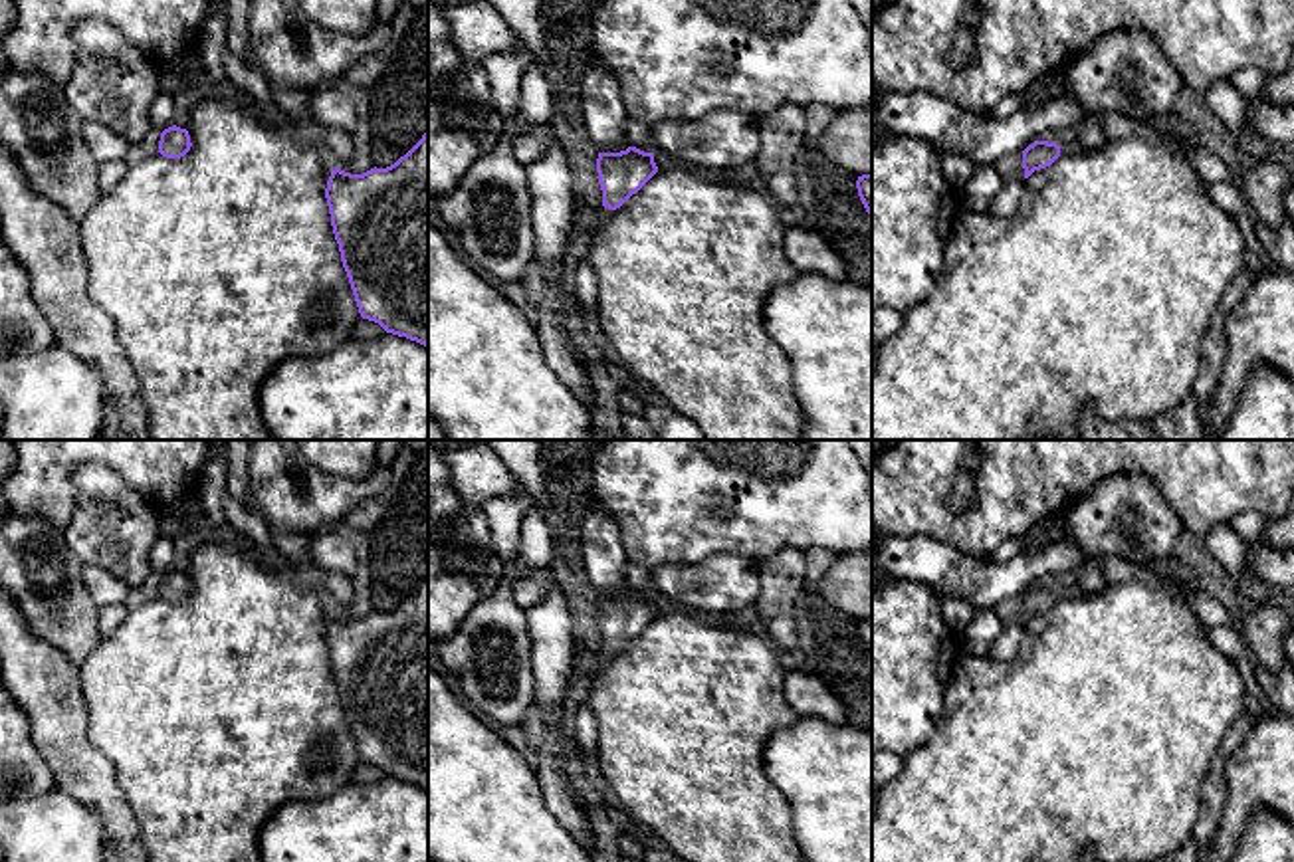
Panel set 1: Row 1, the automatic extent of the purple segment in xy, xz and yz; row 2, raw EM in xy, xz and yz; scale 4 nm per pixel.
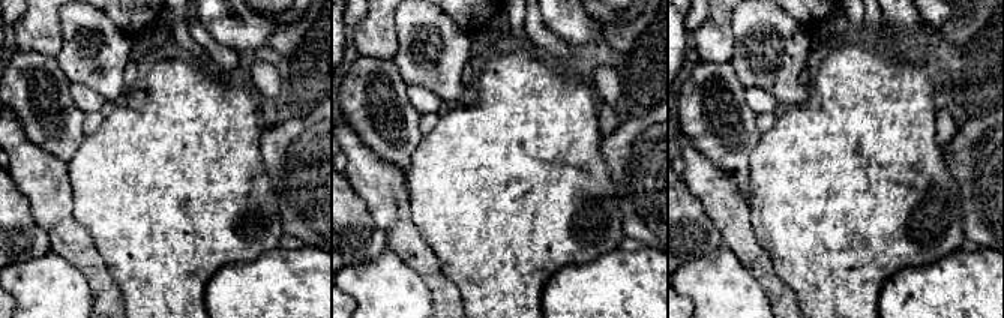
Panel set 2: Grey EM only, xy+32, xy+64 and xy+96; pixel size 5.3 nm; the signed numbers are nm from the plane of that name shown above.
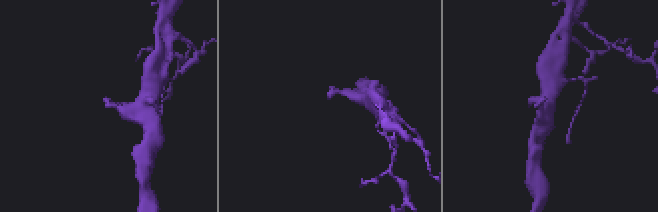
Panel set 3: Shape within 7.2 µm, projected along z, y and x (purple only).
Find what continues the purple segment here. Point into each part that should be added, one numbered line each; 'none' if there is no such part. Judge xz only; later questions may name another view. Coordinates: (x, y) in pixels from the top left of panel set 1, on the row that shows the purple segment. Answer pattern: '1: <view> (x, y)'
1: xz (585, 218)

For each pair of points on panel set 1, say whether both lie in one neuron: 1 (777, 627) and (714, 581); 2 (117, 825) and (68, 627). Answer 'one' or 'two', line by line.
1: two
2: two

